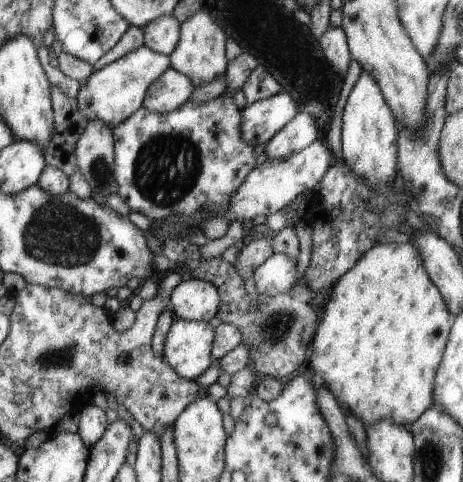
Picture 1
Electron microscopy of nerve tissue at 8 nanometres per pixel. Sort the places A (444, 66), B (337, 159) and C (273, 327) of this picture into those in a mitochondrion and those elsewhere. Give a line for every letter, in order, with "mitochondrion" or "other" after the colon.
A: other
B: other
C: mitochondrion

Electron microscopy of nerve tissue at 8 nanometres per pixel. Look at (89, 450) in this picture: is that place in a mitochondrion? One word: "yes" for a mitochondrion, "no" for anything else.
no

